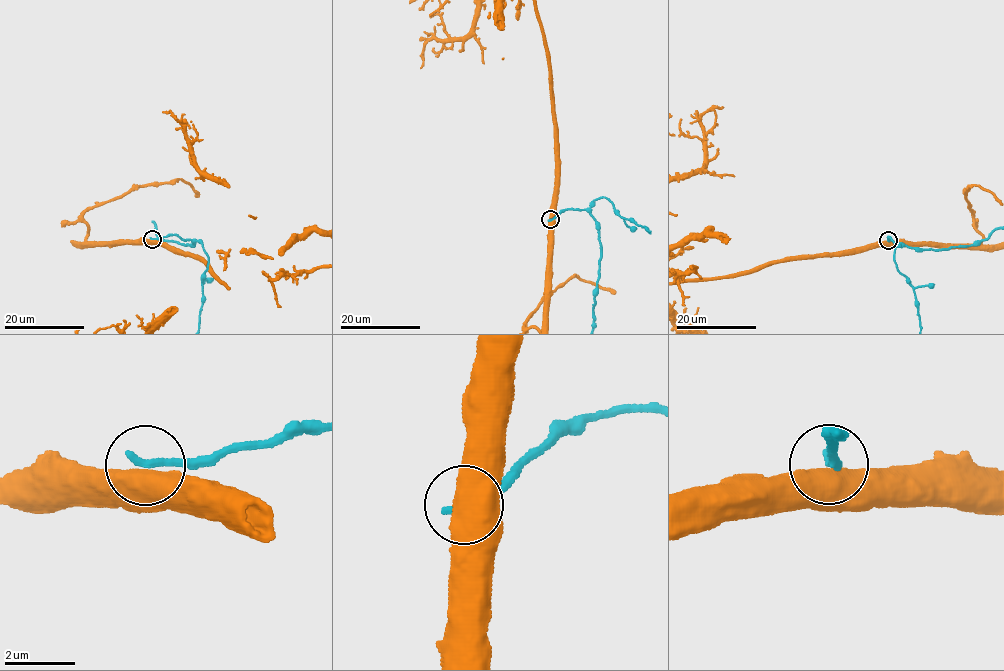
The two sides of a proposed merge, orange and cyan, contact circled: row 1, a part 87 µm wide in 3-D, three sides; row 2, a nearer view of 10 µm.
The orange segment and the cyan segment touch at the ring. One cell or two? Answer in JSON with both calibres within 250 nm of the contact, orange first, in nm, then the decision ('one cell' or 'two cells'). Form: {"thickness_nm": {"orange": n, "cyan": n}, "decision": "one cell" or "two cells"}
{"thickness_nm": {"orange": 750, "cyan": 260}, "decision": "two cells"}

